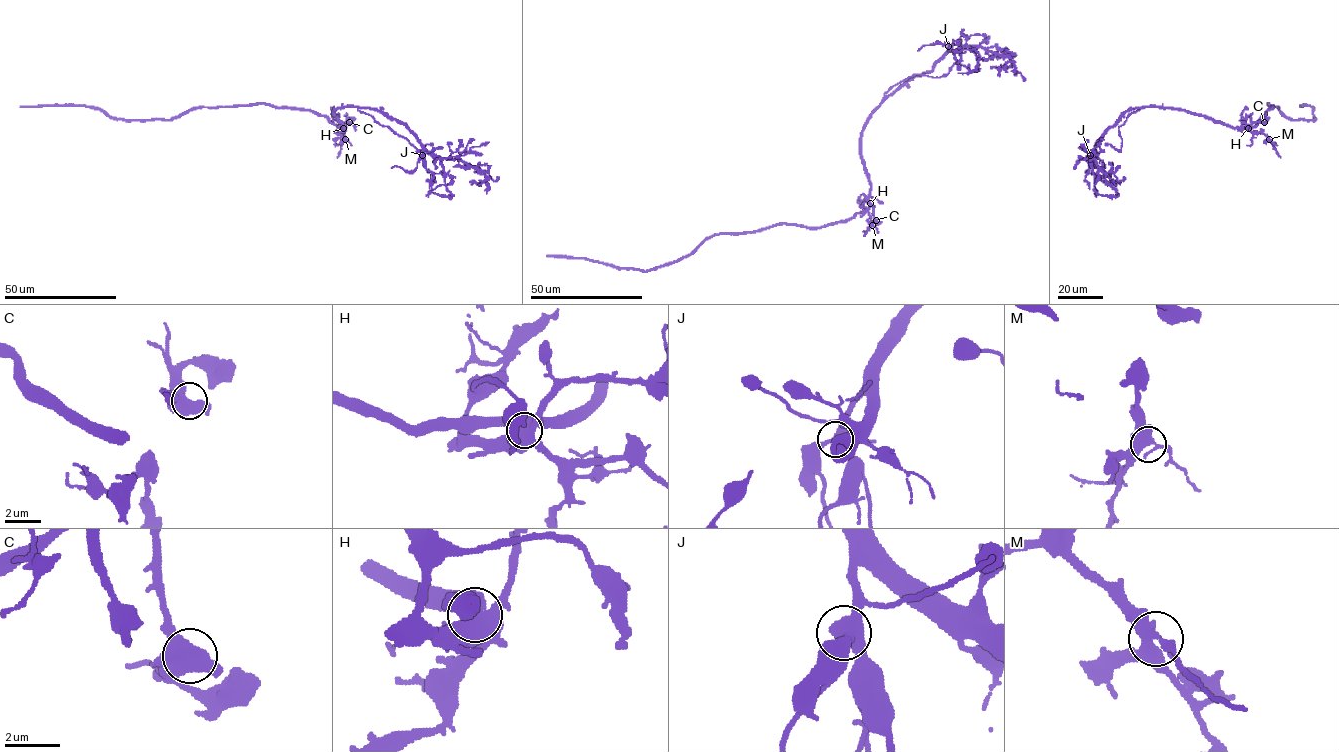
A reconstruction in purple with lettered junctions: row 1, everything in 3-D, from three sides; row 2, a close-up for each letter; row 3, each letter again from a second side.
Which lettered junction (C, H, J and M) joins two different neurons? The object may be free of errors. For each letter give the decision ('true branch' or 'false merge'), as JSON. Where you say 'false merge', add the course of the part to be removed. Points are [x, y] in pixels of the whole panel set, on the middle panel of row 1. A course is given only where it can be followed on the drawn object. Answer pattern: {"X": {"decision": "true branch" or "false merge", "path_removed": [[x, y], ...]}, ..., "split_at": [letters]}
{"C": {"decision": "true branch"}, "H": {"decision": "false merge", "path_removed": [[869, 203], [870, 225], [864, 236]]}, "J": {"decision": "true branch"}, "M": {"decision": "true branch"}, "split_at": ["H"]}

